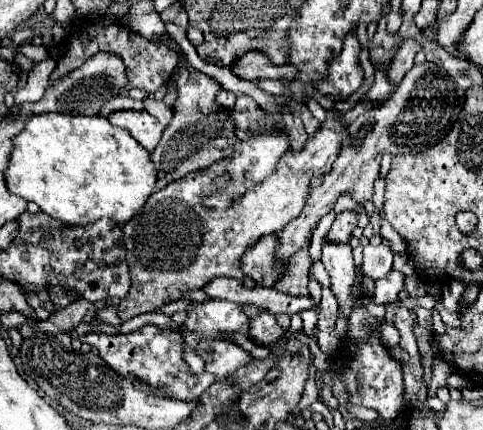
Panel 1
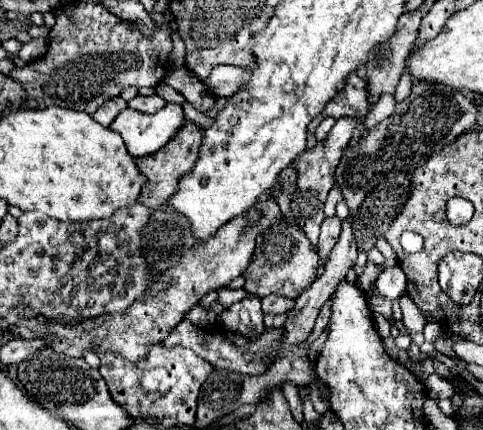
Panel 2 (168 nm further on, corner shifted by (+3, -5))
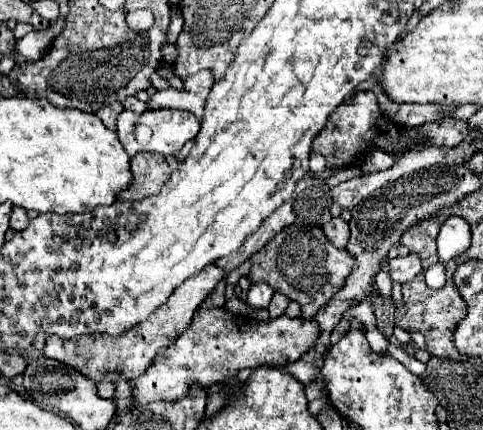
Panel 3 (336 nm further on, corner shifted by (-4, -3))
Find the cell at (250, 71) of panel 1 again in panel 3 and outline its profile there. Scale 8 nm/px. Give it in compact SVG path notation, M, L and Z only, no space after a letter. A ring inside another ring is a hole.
M201 70L199 74L189 76L183 82L183 90L175 90L175 88L157 90L149 98L147 104L149 104L151 110L157 110L157 108L181 108L181 110L189 110L197 118L201 118L203 110L205 110L207 94L211 92L213 84L215 84L213 74L209 70Z

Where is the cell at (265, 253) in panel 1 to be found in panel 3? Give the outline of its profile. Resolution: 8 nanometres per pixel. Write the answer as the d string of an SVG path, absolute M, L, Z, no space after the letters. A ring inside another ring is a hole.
M291 224L271 238L263 250L257 250L257 254L251 256L251 270L247 278L251 284L267 282L275 292L287 294L287 298L301 306L301 318L309 320L343 286L351 268L353 258L349 252L331 246L321 228L301 228Z

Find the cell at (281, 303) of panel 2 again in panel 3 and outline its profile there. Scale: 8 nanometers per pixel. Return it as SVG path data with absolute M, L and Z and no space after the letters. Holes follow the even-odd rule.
M275 292L275 294L273 294L273 300L271 300L271 304L269 304L269 314L271 314L271 318L277 318L277 316L285 314L287 304L289 304L289 298L287 298L285 294Z

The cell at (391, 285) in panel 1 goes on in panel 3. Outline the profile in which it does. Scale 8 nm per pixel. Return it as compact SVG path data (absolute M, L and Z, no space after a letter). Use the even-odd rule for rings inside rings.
M409 254L405 258L397 256L397 258L389 260L389 278L393 282L399 282L399 284L405 284L405 282L413 280L421 270L423 270L421 262L415 254Z

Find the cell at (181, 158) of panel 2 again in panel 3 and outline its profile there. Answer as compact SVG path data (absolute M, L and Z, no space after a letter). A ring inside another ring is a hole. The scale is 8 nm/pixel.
M139 152L131 158L131 172L135 176L135 184L119 194L119 200L143 200L147 196L159 194L159 190L167 184L167 178L171 178L175 166L179 166L181 160L175 156L163 156L163 154L151 154L151 152Z

